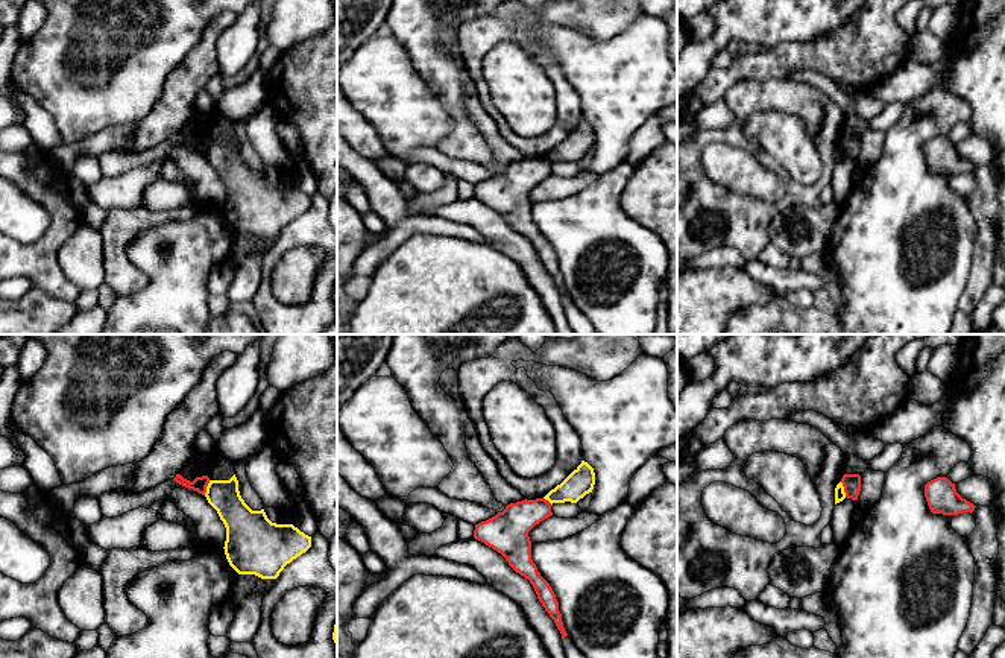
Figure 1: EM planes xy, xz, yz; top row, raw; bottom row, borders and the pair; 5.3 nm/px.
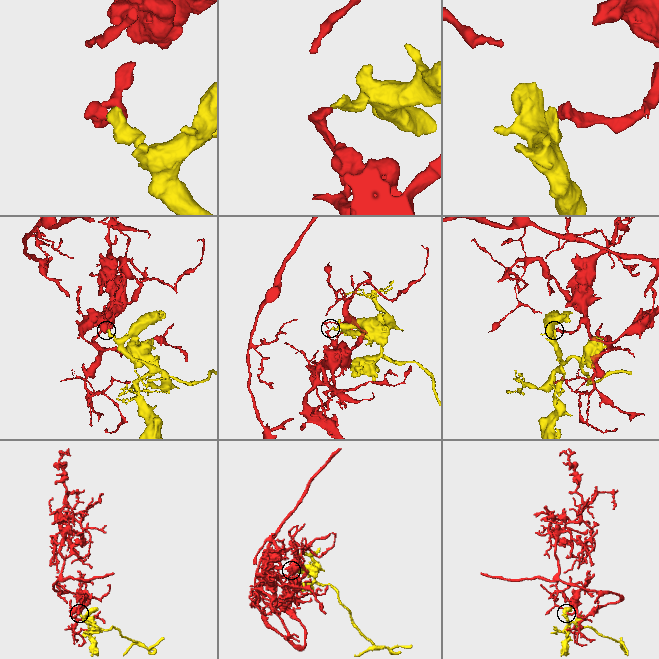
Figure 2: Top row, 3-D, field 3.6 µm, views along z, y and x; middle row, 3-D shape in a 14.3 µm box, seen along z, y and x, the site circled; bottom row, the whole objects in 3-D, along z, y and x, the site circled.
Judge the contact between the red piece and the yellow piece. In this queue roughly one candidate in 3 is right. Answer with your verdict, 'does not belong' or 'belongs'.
does not belong

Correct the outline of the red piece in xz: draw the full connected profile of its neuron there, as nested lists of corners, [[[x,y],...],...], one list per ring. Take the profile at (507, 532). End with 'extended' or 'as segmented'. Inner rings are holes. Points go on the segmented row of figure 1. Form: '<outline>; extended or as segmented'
[[[545,498],[510,503],[502,512],[475,524],[474,538],[501,553],[516,573],[530,580],[539,602],[565,638],[568,634],[563,628],[559,602],[531,559],[528,536],[536,524],[553,515],[551,506]]]; as segmented

